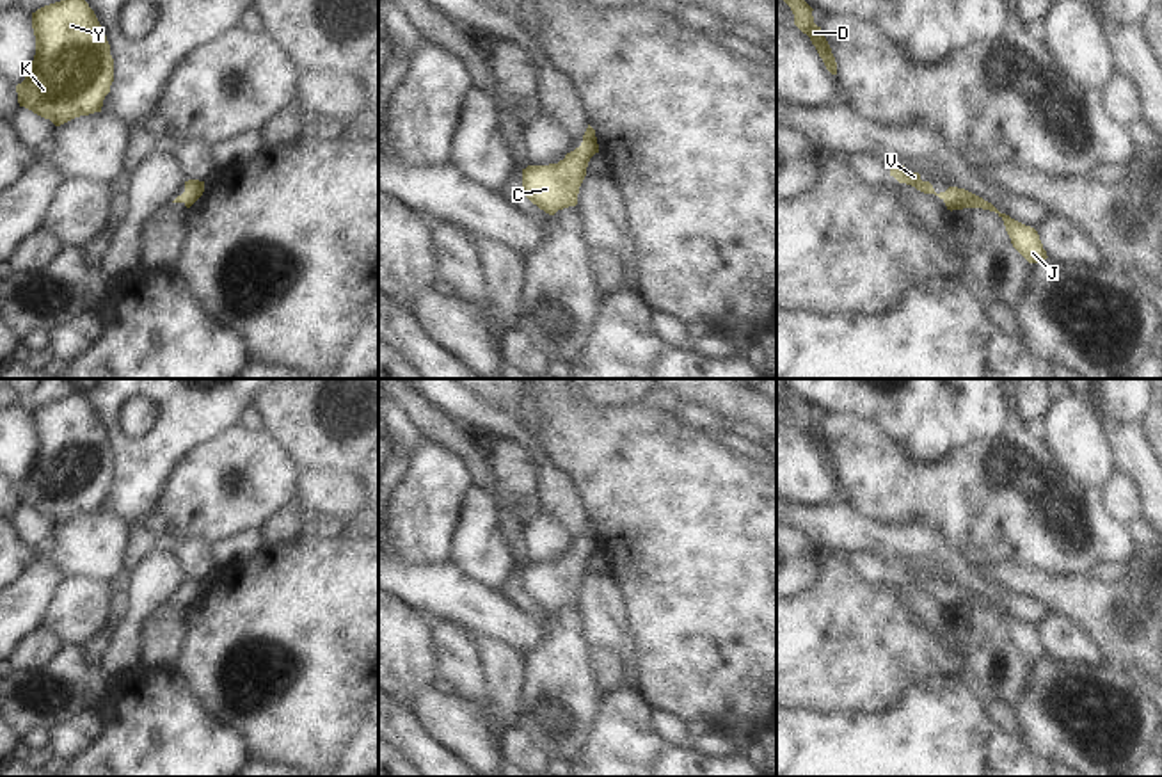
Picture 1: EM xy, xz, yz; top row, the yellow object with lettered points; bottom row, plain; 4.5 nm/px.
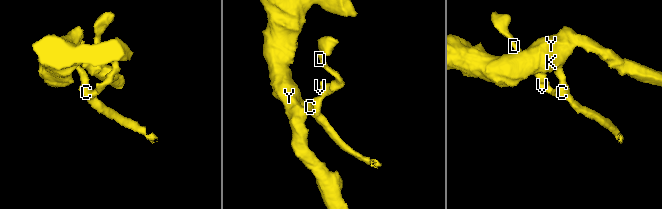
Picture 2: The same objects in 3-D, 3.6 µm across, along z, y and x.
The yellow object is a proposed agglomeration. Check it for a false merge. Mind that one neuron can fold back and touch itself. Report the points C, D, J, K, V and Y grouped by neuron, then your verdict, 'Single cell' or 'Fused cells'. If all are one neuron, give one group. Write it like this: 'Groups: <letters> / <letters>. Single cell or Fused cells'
Groups: C D J K V Y. Single cell.

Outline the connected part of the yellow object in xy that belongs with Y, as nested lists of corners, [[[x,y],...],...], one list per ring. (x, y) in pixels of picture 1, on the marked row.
[[[60,0],[44,5],[32,12],[32,28],[36,36],[36,55],[25,80],[16,85],[20,107],[50,119],[55,126],[80,116],[101,112],[103,100],[114,82],[114,59],[107,36],[89,4],[85,0]]]

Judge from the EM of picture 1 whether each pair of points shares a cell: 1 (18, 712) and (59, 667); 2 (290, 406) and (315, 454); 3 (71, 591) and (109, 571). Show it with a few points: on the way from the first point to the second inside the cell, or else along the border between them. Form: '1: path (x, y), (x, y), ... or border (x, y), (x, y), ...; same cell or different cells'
1: path (36, 712), (43, 713), (52, 704), (50, 685); same cell
2: path (302, 418), (315, 431), (315, 441); same cell
3: border (66, 576), (89, 576), (114, 585); different cells

